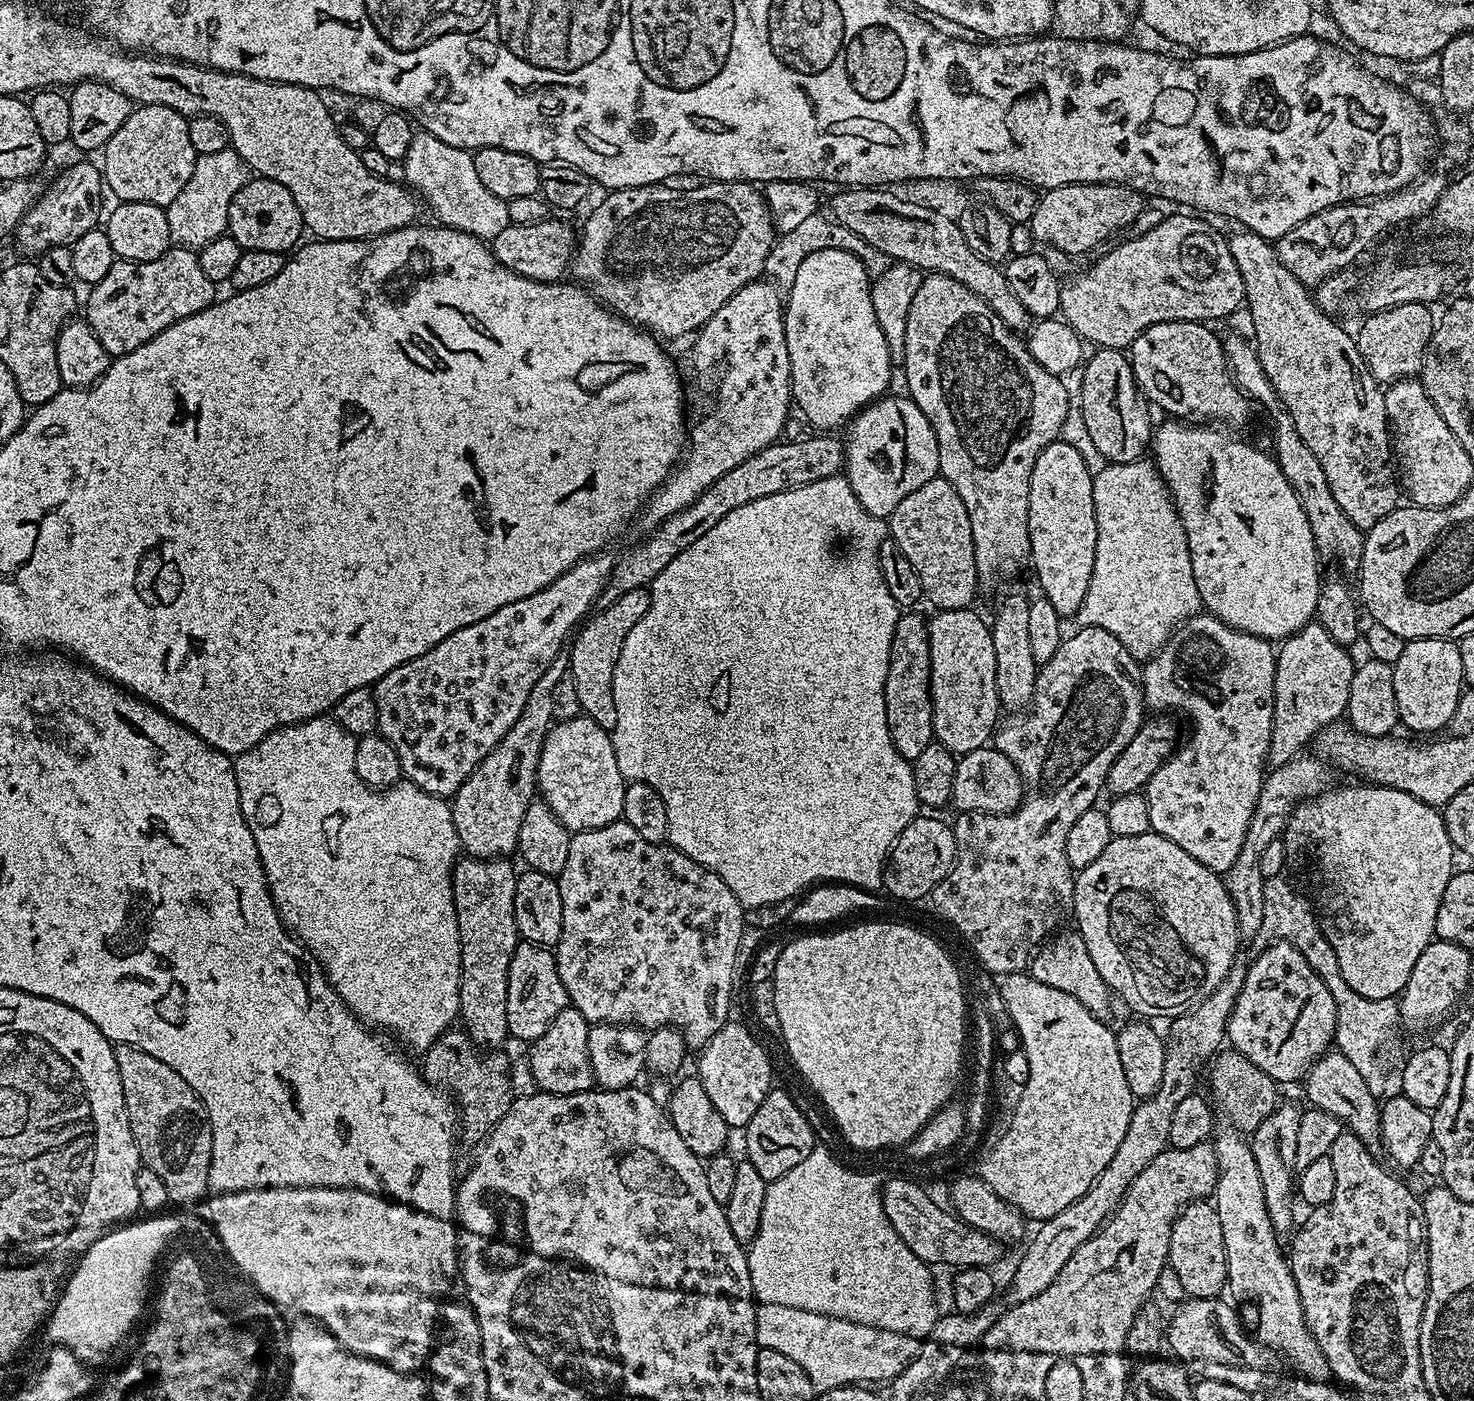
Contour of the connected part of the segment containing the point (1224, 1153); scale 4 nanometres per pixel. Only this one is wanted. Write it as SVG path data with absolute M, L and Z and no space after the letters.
M1231 1126L1217 1131L1214 1136L1216 1161L1218 1162L1218 1178L1214 1193L1214 1207L1218 1219L1222 1222L1222 1242L1228 1259L1227 1287L1245 1288L1256 1299L1256 1332L1259 1343L1269 1350L1284 1352L1284 1356L1304 1376L1329 1375L1328 1363L1302 1314L1302 1298L1298 1298L1298 1286L1294 1282L1294 1274L1289 1257L1280 1249L1281 1237L1274 1230L1270 1222L1270 1214L1266 1214L1266 1198L1262 1194L1262 1178L1258 1175L1258 1162L1254 1162L1251 1143L1246 1139L1245 1133L1237 1132Z

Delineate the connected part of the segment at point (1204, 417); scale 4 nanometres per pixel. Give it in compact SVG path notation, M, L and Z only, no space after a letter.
M1175 320L1139 332L1130 349L1132 373L1149 405L1157 404L1169 417L1215 422L1228 430L1244 428L1252 420L1254 405L1232 378L1221 337L1208 328L1199 320Z

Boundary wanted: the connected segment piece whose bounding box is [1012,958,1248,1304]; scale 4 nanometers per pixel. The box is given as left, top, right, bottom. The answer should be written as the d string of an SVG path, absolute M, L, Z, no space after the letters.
M1236 959L1232 964L1230 974L1210 995L1190 1012L1183 1016L1177 1016L1171 1021L1172 1040L1166 1044L1166 1062L1162 1070L1162 1082L1158 1086L1156 1093L1150 1097L1141 1099L1132 1109L1130 1118L1130 1130L1126 1130L1126 1138L1122 1138L1122 1146L1118 1146L1110 1166L1098 1174L1094 1186L1078 1202L1070 1202L1062 1214L1054 1214L1054 1218L1043 1221L1040 1228L1027 1241L1028 1249L1024 1252L1024 1257L1016 1264L1016 1269L1012 1272L1012 1292L1015 1303L1021 1304L1046 1290L1054 1278L1058 1278L1058 1273L1062 1271L1062 1266L1070 1262L1074 1250L1082 1246L1096 1232L1104 1227L1109 1216L1116 1211L1122 1202L1126 1190L1130 1190L1130 1182L1158 1158L1158 1154L1169 1147L1168 1135L1170 1134L1170 1118L1182 1102L1182 1098L1193 1095L1196 1084L1196 1075L1200 1072L1200 1067L1207 1065L1221 1051L1226 1040L1228 1031L1228 1019L1234 1010L1234 1002L1242 990L1242 982L1248 973L1248 964L1243 959Z

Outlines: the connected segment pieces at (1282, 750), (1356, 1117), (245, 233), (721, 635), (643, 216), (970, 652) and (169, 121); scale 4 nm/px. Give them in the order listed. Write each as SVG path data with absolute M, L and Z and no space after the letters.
M1313 622L1301 628L1299 632L1288 637L1279 645L1276 654L1276 677L1274 678L1274 718L1272 719L1272 745L1268 751L1267 767L1269 769L1277 768L1278 766L1286 766L1286 762L1290 762L1296 756L1301 755L1311 745L1314 737L1326 726L1337 723L1348 711L1348 699L1350 698L1350 678L1354 678L1354 670L1356 664L1347 647L1338 642L1334 642L1334 638L1330 638L1330 634L1326 634L1326 630L1318 622Z
M1329 1050L1317 1058L1308 1075L1304 1077L1302 1087L1308 1095L1307 1103L1311 1107L1326 1110L1326 1114L1334 1114L1334 1118L1338 1118L1347 1131L1353 1132L1360 1138L1372 1153L1381 1151L1378 1097L1370 1094L1370 1086L1366 1086L1366 1078L1358 1074L1358 1069L1341 1052Z
M252 178L230 202L227 235L239 242L241 249L274 250L285 254L291 253L301 243L306 229L304 219L290 198L290 190L273 180Z
M839 474L839 475L834 475L834 476L832 476L832 477L826 477L826 478L824 478L824 479L823 479L823 480L821 480L821 481L816 481L816 482L810 482L810 484L809 484L809 485L804 485L804 486L798 486L798 487L797 487L797 488L796 488L796 489L790 489L790 490L784 490L784 491L783 491L783 492L781 492L781 493L778 493L778 494L771 494L771 495L767 495L767 496L766 496L766 497L764 497L764 498L757 498L757 499L755 499L755 500L754 500L754 501L752 501L752 502L747 502L747 504L745 504L745 505L744 505L744 506L738 506L738 510L730 510L730 514L726 514L726 518L722 518L722 522L718 522L718 523L717 523L717 524L716 524L716 525L715 525L715 526L713 526L713 527L712 527L712 528L711 528L711 530L706 530L706 534L702 534L702 538L698 538L698 542L694 542L694 543L693 543L693 544L692 544L692 545L691 545L691 546L686 546L686 550L682 550L682 554L678 554L678 558L674 558L674 562L670 562L670 566L666 566L666 570L662 570L662 574L658 574L658 578L654 578L654 579L653 579L653 580L652 580L652 583L651 583L651 585L650 585L650 591L651 591L651 594L652 594L652 597L651 597L651 598L650 598L650 606L649 606L649 607L648 607L648 612L647 612L647 613L646 613L646 614L642 614L642 618L641 618L641 619L640 619L640 621L639 621L639 622L638 622L638 626L634 626L634 630L630 630L630 634L626 634L626 642L622 642L622 654L618 654L618 666L614 666L614 710L618 710L618 722L614 722L614 726L613 726L613 727L612 727L612 729L610 729L610 735L611 735L611 737L612 737L612 745L613 745L613 746L614 746L614 754L615 754L615 755L616 755L616 757L617 757L617 758L618 758L618 770L619 770L619 771L620 771L620 773L621 773L621 774L622 774L622 775L624 775L624 779L625 779L625 781L628 781L628 782L631 782L631 781L633 781L633 780L637 780L637 781L638 781L638 782L642 782L642 783L643 783L643 784L645 784L645 785L646 785L646 786L654 786L654 790L658 790L658 794L659 794L659 795L660 795L660 797L661 797L661 798L662 798L662 802L666 802L666 818L670 818L670 826L669 826L669 827L668 827L668 839L667 839L667 843L669 843L669 844L671 844L671 845L672 845L672 847L673 847L673 848L676 848L676 849L678 849L678 850L679 850L679 851L680 851L680 852L681 852L681 853L682 853L682 854L686 854L686 858L694 858L694 862L698 862L698 863L699 863L699 864L701 864L701 865L702 865L702 866L706 866L706 870L710 870L710 871L711 871L711 872L713 872L713 873L714 873L714 874L718 874L718 878L722 878L722 882L726 882L726 886L730 886L730 890L731 890L731 891L732 891L732 893L733 893L733 894L734 894L734 898L738 898L738 902L739 902L739 903L740 903L740 905L741 905L741 906L742 906L742 907L744 907L744 909L745 909L745 910L747 910L747 909L749 909L749 908L757 908L757 907L758 907L758 906L770 906L770 905L771 905L771 904L773 904L773 903L774 903L774 902L782 902L782 901L783 901L783 900L791 900L791 899L793 899L793 898L796 898L796 897L799 897L799 896L800 896L800 895L801 895L801 893L803 893L803 892L804 892L804 891L805 891L805 890L808 890L808 889L811 889L811 888L812 888L812 887L813 887L813 886L816 886L816 885L819 885L819 884L820 884L820 883L821 883L821 882L839 882L839 883L840 883L840 884L841 884L841 885L852 885L852 886L854 886L854 887L856 887L856 888L862 888L862 889L867 889L867 890L880 890L880 889L883 889L883 887L884 887L884 866L885 866L885 864L887 864L887 862L888 862L888 853L889 853L889 852L891 852L891 850L892 850L892 847L893 847L893 846L894 846L894 842L895 842L895 841L896 841L896 840L897 840L897 838L898 838L898 837L900 837L900 835L901 835L901 834L902 834L902 830L906 830L906 826L910 826L910 822L911 822L911 821L912 821L912 819L913 819L913 818L914 818L914 817L915 817L915 816L916 816L916 815L918 815L918 813L919 813L919 812L920 812L920 811L921 811L921 808L922 808L922 805L921 805L921 803L920 803L920 799L919 799L919 798L918 798L918 794L917 794L917 793L916 793L916 791L915 791L915 790L914 790L914 774L913 774L913 773L912 773L912 766L911 766L911 763L910 763L910 762L909 762L909 760L907 760L907 759L906 759L906 758L902 758L902 754L898 754L898 750L894 750L894 742L890 742L890 730L889 730L889 729L888 729L888 727L887 727L887 726L886 726L886 694L885 694L885 693L884 693L884 691L885 691L885 690L886 690L886 674L887 674L887 673L888 673L888 671L889 671L889 670L890 670L890 646L891 646L891 645L892 645L892 643L893 643L893 642L894 642L894 630L895 630L895 629L896 629L896 623L897 623L897 622L898 622L898 618L899 618L899 617L900 617L900 616L901 616L901 615L902 615L902 609L901 609L901 607L900 607L900 605L898 605L898 604L896 604L896 603L895 603L895 602L894 602L894 597L893 597L893 596L891 596L891 594L890 594L890 590L886 590L886 582L885 582L885 581L884 581L884 579L883 579L883 578L882 578L882 570L881 570L881 569L880 569L880 547L881 547L881 546L882 546L882 542L883 542L883 541L884 541L884 540L885 540L885 539L886 539L886 524L885 524L885 521L884 521L884 520L883 520L883 519L881 519L881 517L879 517L879 516L872 516L872 515L871 515L871 514L869 514L869 513L868 513L868 512L867 512L867 511L866 511L866 510L865 510L865 509L864 509L864 507L863 507L863 506L862 506L862 502L858 502L858 498L857 498L857 497L856 497L856 495L855 495L855 494L854 494L854 490L853 490L853 489L852 489L852 487L851 487L851 486L850 486L850 482L849 482L849 481L848 481L848 477L847 477L847 475L844 475L844 474Z
M735 180L697 184L697 188L685 192L668 188L672 186L667 183L609 191L605 195L608 197L585 218L584 229L579 229L570 265L571 279L629 324L661 337L695 333L738 290L761 279L766 258L778 239L763 191L755 192L751 183Z
M972 608L940 610L935 615L928 620L932 734L935 743L959 758L985 747L1002 716L994 674L994 638L989 621Z
M142 104L133 107L130 118L118 126L114 138L106 142L102 149L104 164L102 163L102 180L117 197L117 201L128 201L130 203L154 203L160 208L167 209L178 194L182 194L182 186L190 182L190 174L194 174L194 162L196 151L190 146L190 130L188 129L189 117L181 112L176 112L170 106L161 104Z

